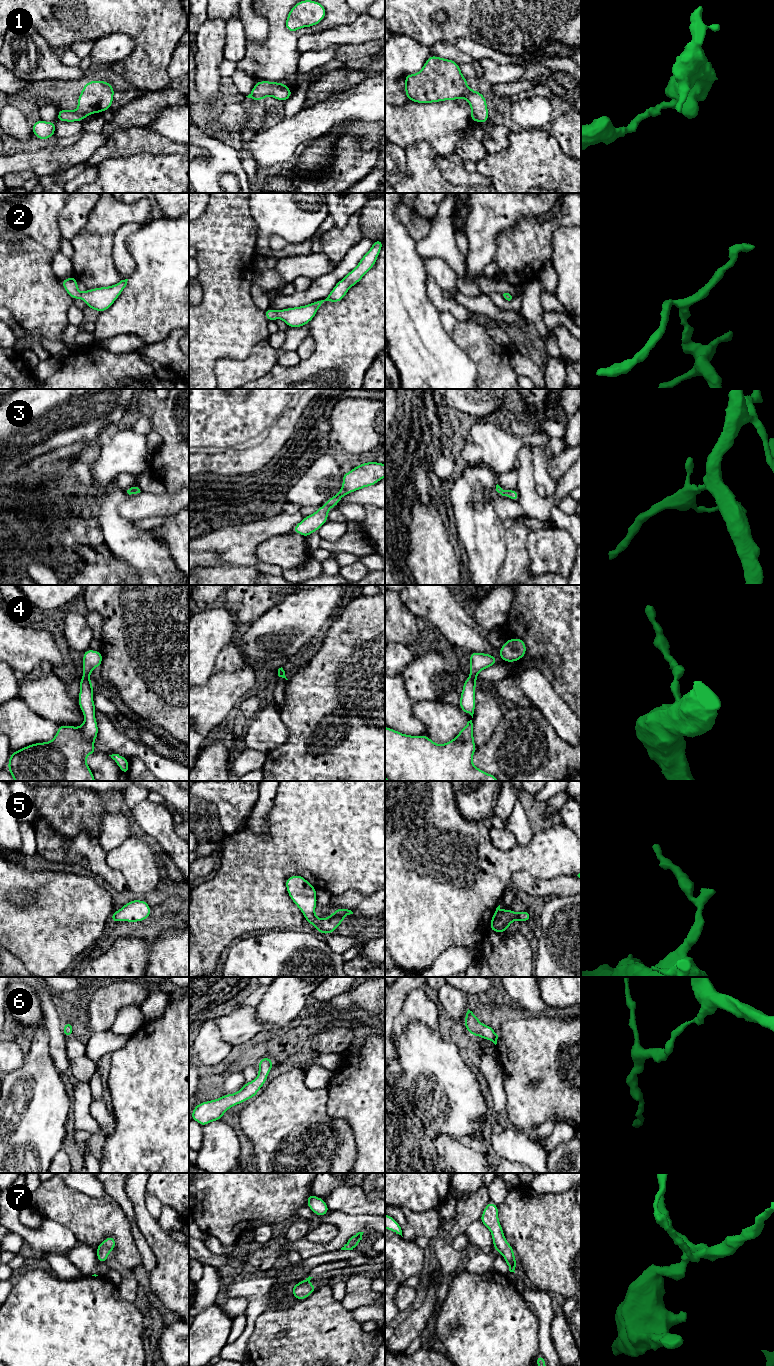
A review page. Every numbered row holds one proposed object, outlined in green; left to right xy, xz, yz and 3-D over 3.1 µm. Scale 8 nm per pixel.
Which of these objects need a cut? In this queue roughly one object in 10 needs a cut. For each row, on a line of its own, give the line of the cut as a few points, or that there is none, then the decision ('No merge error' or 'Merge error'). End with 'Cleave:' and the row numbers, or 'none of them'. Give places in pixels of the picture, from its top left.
1: No split. No merge error
2: No split. No merge error
3: No split. No merge error
4: No split. No merge error
5: No split. No merge error
6: No split. No merge error
7: No split. No merge error
Cleave: none of them

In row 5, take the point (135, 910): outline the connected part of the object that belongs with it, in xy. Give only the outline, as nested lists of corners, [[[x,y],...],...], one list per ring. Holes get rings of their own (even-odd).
[[[131,900],[111,915],[111,923],[117,921],[139,922],[148,919],[151,908],[144,900]]]

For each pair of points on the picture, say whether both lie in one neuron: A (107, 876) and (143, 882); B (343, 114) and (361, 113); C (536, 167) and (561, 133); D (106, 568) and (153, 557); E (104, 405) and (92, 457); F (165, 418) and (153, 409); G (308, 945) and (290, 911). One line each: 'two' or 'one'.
A: two
B: one
C: two
D: two
E: two
F: one
G: two

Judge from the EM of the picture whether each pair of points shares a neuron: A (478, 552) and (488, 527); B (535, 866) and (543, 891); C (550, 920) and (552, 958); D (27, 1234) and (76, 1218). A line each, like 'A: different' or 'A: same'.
A: same
B: different
C: same
D: different

